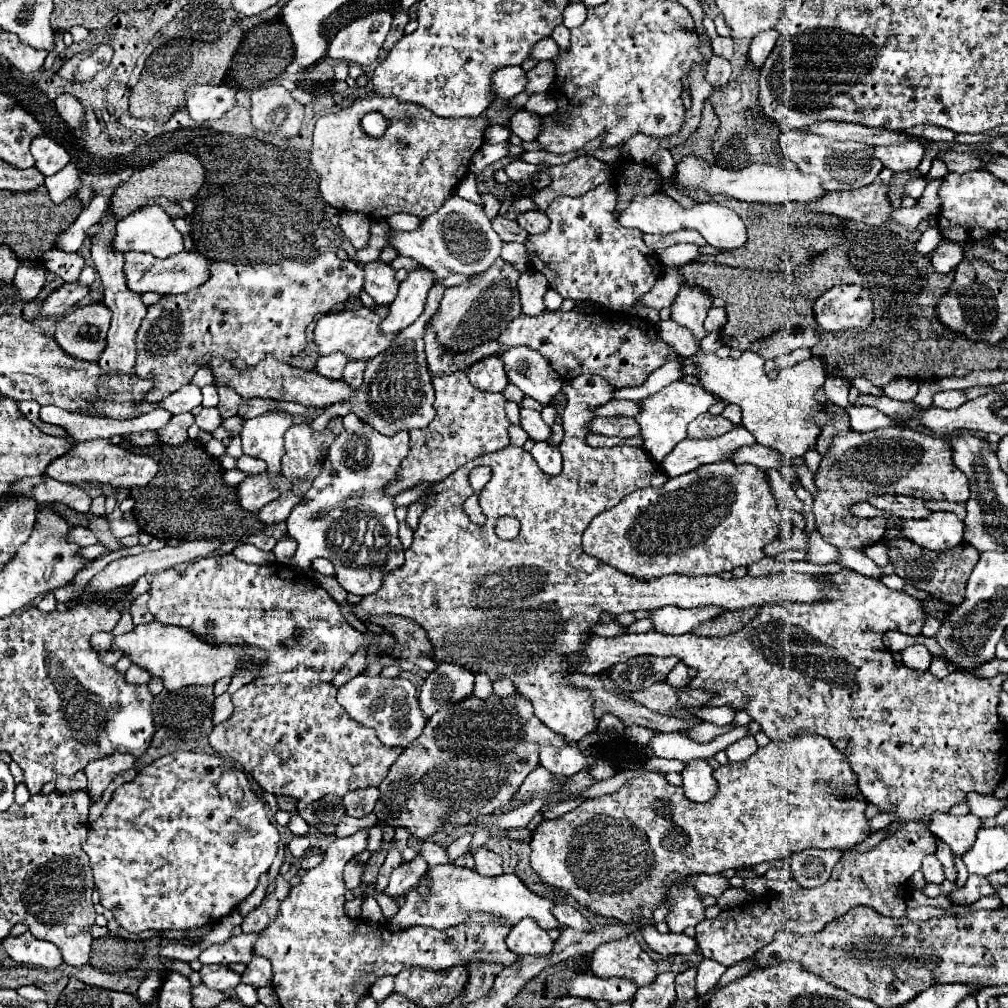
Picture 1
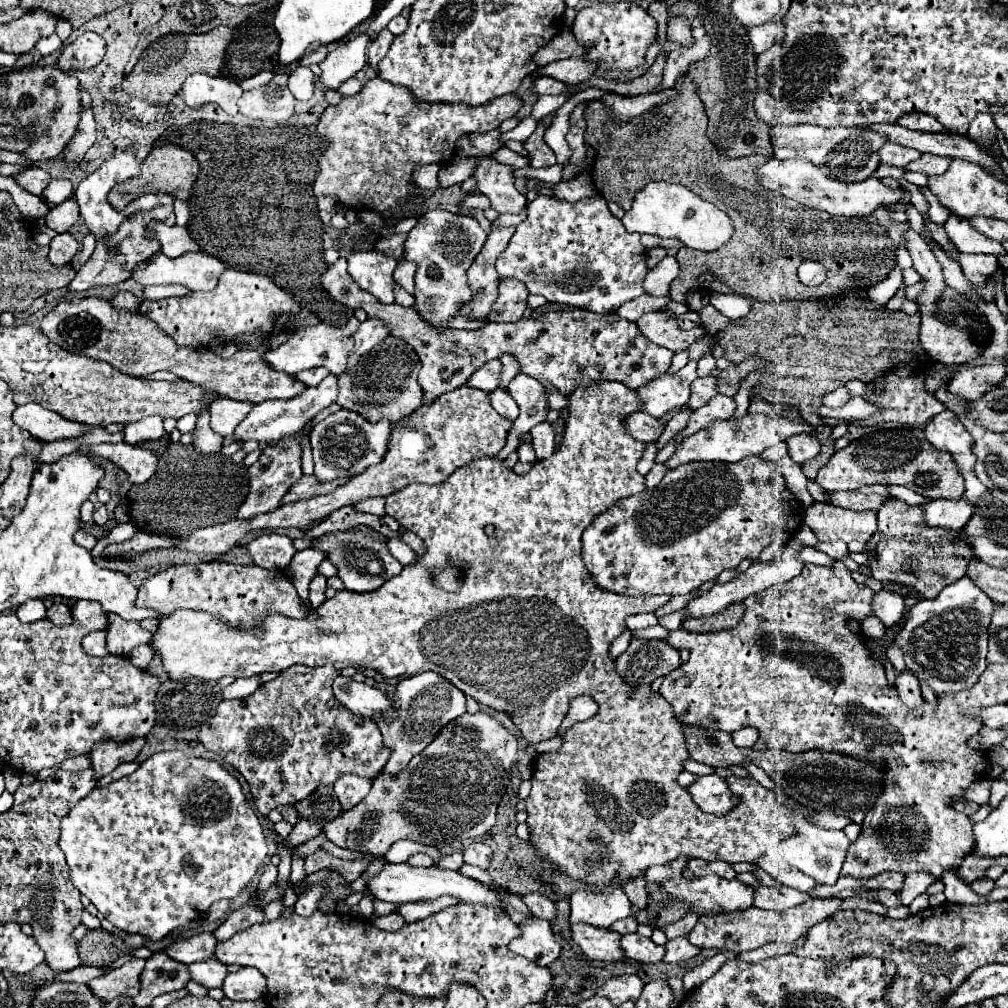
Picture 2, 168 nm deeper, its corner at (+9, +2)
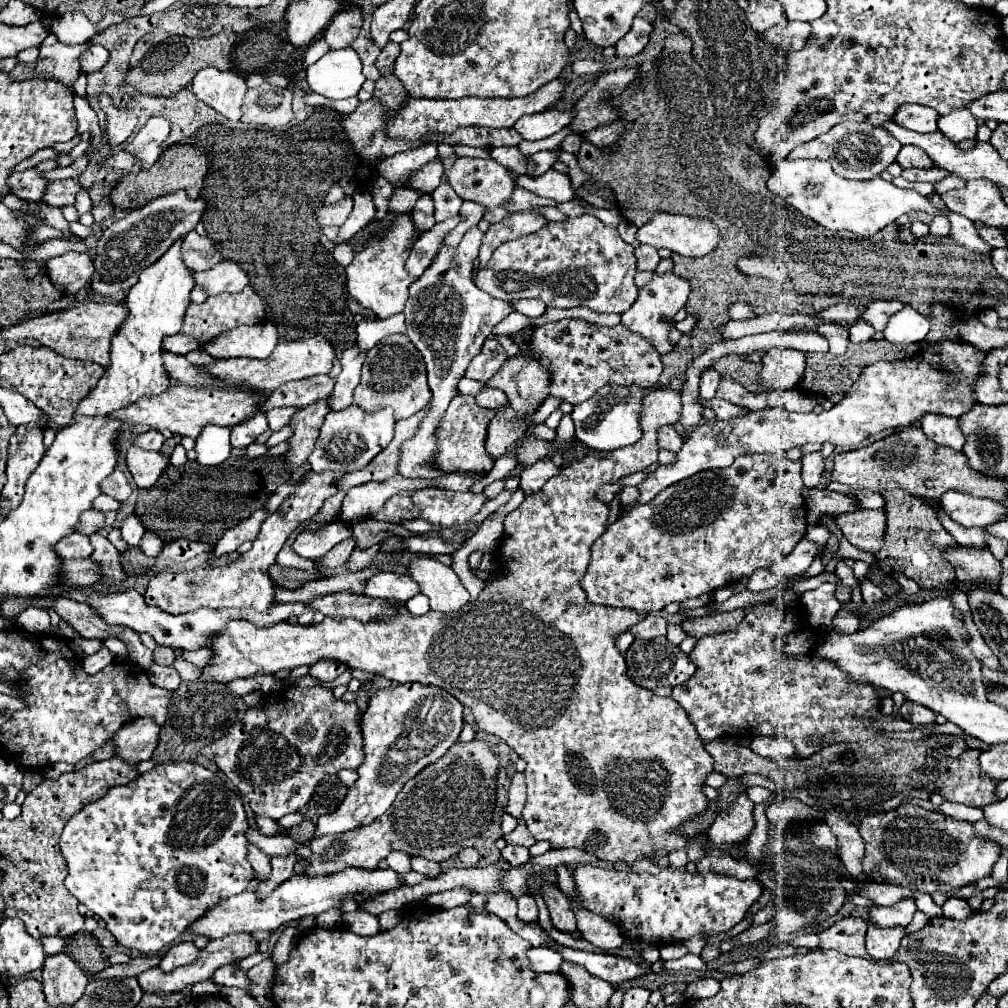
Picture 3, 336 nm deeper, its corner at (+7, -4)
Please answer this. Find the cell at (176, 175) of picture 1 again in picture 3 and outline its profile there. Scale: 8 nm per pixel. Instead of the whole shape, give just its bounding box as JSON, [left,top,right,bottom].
[109,143,209,209]

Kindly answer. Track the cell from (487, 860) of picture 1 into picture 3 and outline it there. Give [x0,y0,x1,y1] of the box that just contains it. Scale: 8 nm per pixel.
[457,847,479,867]

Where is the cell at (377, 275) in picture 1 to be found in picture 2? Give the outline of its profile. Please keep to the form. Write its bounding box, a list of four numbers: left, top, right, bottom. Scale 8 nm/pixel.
[347,251,397,303]

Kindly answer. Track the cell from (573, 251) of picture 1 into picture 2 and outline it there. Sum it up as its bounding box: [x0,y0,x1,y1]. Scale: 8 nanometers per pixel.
[497,195,647,313]

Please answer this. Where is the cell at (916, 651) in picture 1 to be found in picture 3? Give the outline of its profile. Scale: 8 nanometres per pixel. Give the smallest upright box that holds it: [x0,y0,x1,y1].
[901,701,935,725]

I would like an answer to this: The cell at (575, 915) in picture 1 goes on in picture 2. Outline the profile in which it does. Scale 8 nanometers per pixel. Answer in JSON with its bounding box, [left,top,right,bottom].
[523,893,557,921]

